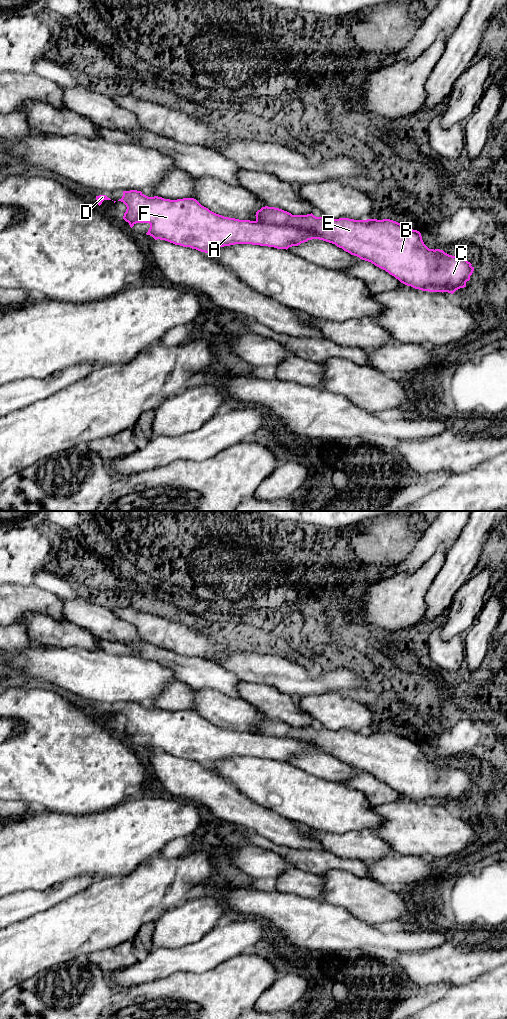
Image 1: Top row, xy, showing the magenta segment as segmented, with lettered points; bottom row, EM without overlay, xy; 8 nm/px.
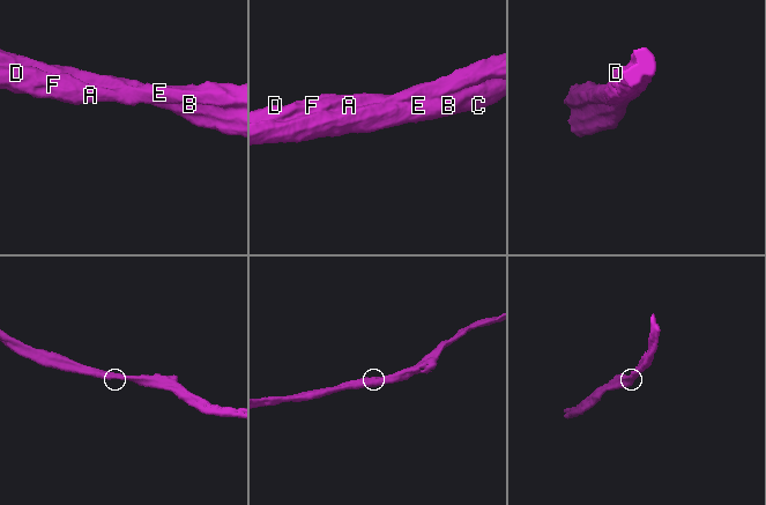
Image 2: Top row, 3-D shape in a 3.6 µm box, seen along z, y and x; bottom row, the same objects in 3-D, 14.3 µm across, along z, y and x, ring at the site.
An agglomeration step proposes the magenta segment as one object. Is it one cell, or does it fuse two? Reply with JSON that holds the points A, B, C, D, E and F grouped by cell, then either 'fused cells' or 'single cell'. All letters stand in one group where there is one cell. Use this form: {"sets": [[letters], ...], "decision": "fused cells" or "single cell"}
{"sets": [["A", "B", "C", "D", "E", "F"]], "decision": "single cell"}

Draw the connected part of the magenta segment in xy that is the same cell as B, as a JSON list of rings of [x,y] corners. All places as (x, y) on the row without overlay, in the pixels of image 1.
[[[137,702],[123,703],[123,708],[118,713],[123,714],[127,719],[123,731],[129,735],[131,740],[136,735],[149,735],[150,740],[146,746],[152,748],[155,752],[165,752],[175,757],[190,759],[205,765],[209,765],[220,759],[235,756],[252,756],[287,762],[289,759],[298,758],[308,752],[319,751],[335,756],[351,767],[371,774],[407,798],[422,803],[448,804],[451,806],[460,800],[466,799],[466,794],[470,792],[470,788],[474,783],[474,779],[466,771],[449,767],[440,761],[429,761],[424,756],[419,743],[410,741],[390,731],[331,731],[326,728],[316,729],[312,725],[307,727],[292,727],[282,721],[265,718],[256,724],[255,733],[239,732],[216,726],[202,718],[194,710],[170,712],[158,708],[148,709]]]

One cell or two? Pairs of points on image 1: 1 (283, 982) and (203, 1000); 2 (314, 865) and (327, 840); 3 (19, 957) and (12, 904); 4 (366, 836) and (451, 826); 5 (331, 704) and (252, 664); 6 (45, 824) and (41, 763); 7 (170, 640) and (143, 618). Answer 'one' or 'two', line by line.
1: one
2: one
3: two
4: two
5: two
6: two
7: one

